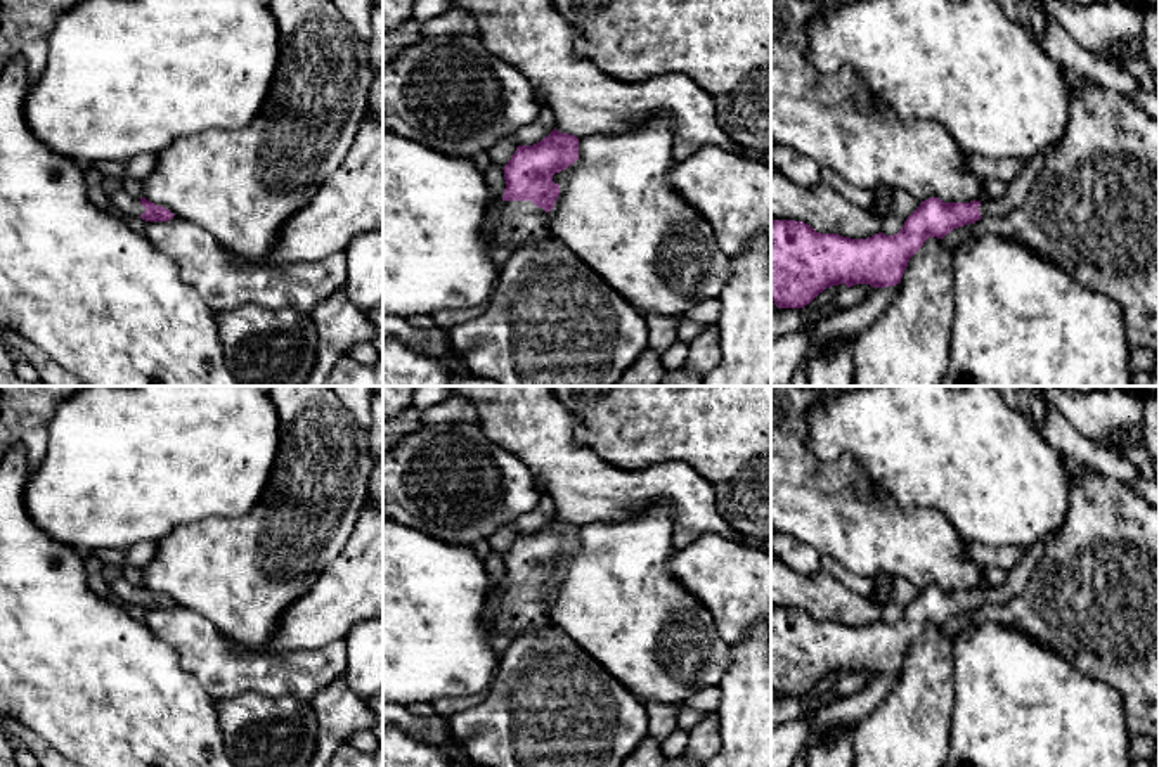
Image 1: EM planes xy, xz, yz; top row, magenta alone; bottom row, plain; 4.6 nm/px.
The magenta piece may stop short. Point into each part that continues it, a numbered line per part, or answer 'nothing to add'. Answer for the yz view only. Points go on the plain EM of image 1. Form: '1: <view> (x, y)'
1: yz (1019, 575)

